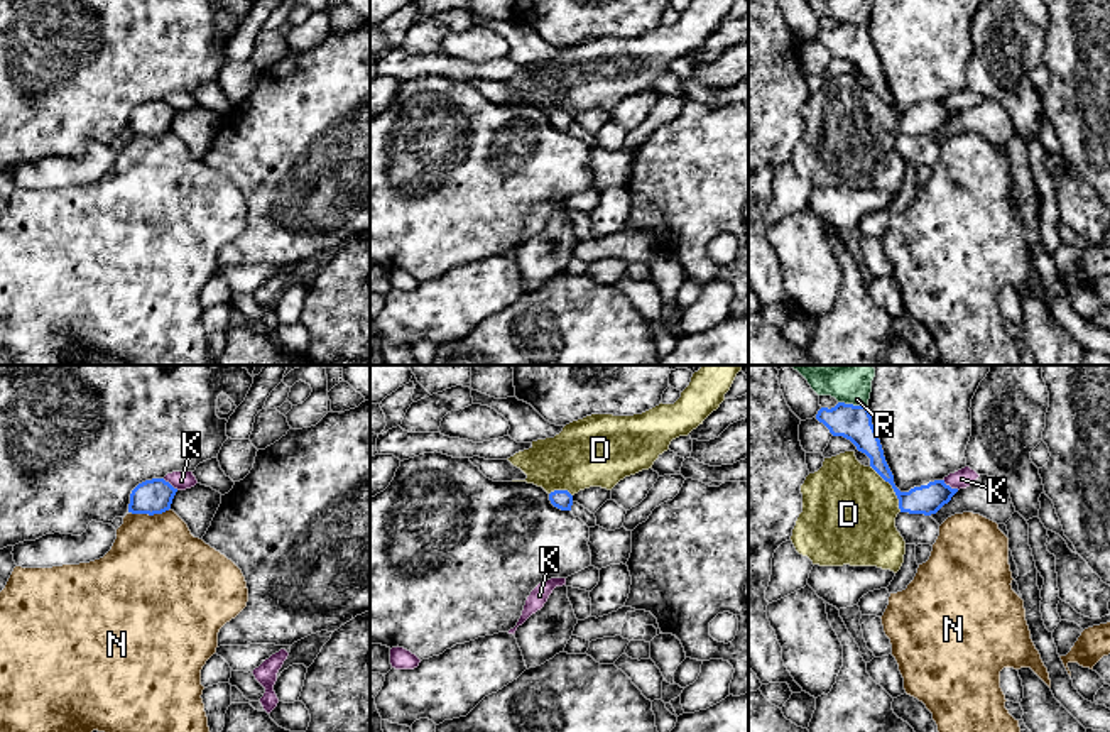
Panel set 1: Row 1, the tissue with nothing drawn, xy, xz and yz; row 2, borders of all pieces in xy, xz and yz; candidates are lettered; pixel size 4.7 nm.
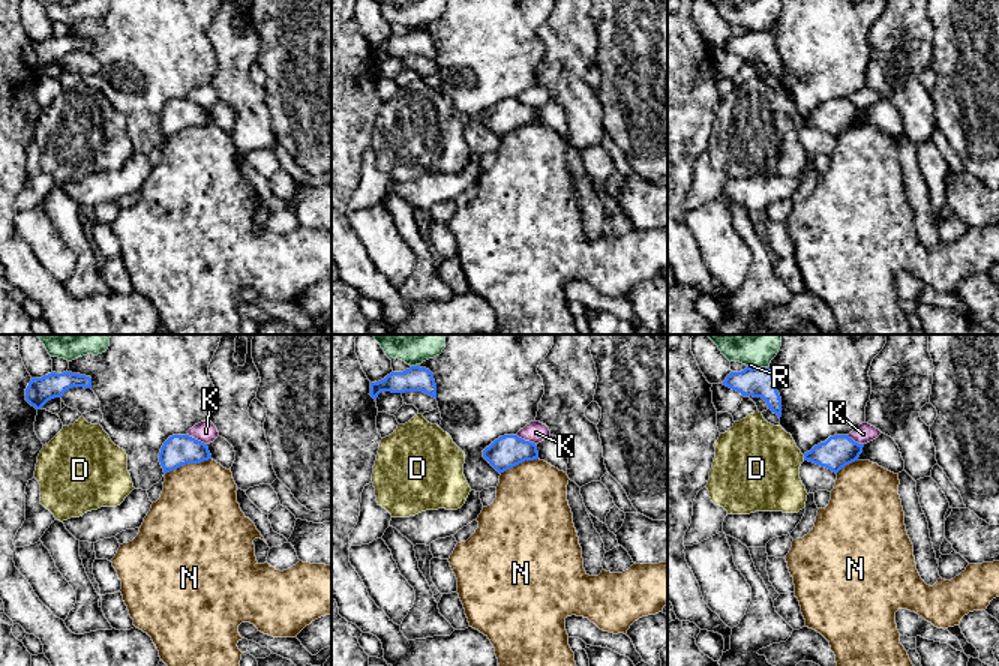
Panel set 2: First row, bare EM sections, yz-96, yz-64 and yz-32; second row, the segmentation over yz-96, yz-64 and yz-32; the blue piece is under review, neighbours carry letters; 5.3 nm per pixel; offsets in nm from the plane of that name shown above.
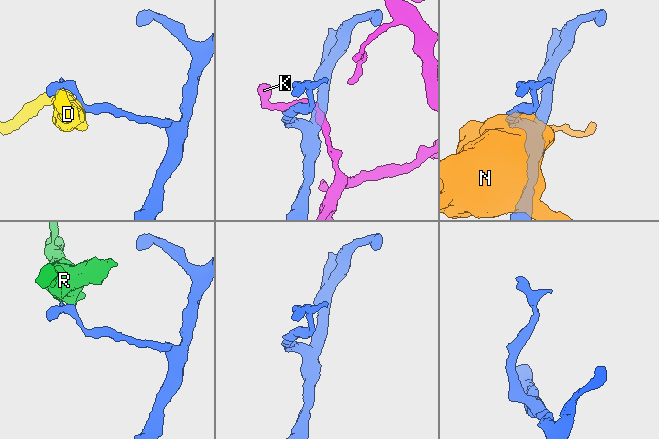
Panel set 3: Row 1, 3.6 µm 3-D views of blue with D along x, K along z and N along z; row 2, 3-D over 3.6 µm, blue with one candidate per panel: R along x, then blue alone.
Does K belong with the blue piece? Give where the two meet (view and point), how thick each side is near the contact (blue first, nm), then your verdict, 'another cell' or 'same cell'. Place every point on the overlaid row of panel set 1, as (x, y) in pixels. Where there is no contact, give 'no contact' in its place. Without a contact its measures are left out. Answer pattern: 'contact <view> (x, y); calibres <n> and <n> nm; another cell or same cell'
contact yz (948, 486); calibres 140 and 90 nm; same cell

